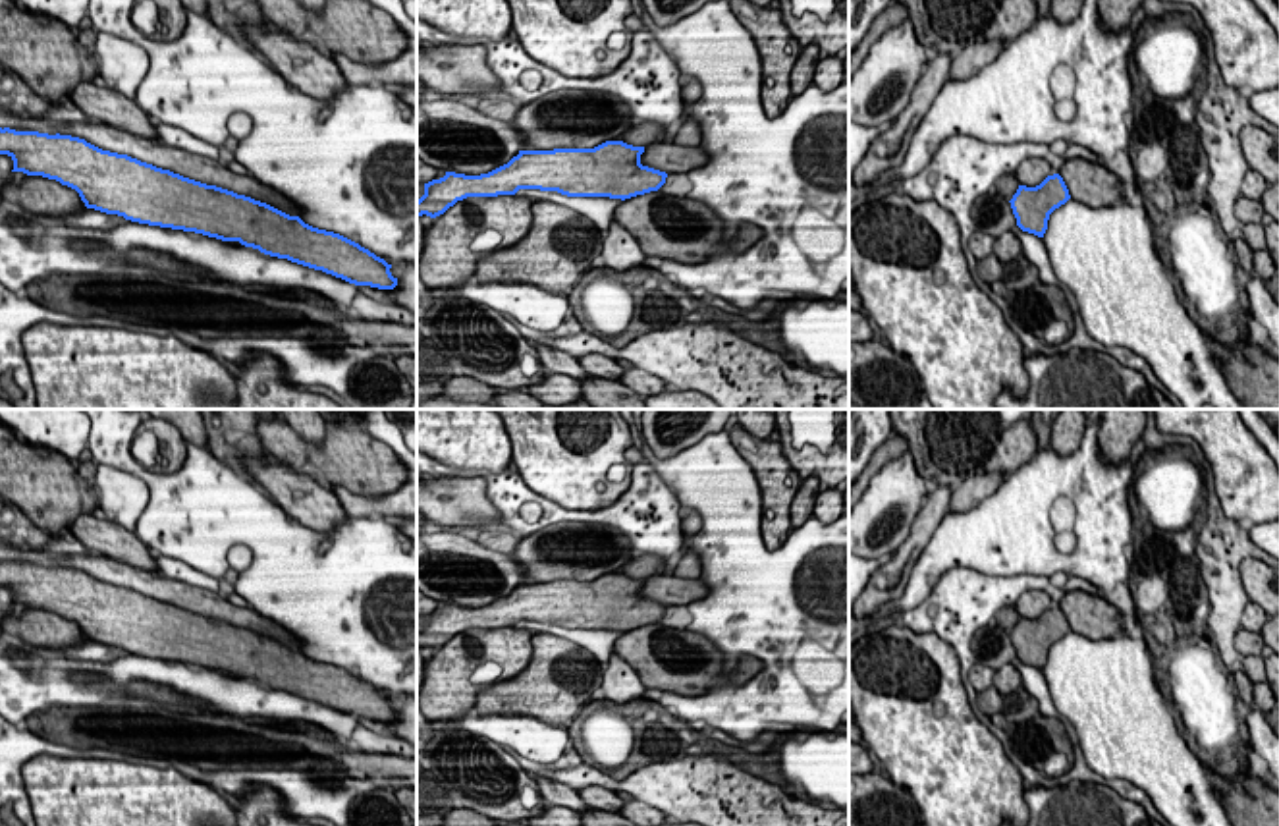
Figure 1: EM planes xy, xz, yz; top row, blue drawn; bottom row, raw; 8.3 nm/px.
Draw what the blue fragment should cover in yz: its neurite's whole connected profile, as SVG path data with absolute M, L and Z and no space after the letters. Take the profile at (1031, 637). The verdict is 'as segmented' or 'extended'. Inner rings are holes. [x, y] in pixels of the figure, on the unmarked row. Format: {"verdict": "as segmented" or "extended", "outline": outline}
{"verdict": "as segmented", "outline": "M1059 606L1048 608L1040 618L1019 618L1011 641L1022 664L1044 670L1049 647L1071 631Z"}

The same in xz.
{"verdict": "as segmented", "outline": "M606 573L594 581L519 583L488 606L446 604L444 610L424 616L417 648L436 650L467 629L515 627L519 621L625 633L666 616L666 604L640 596L642 585L644 579L623 573Z"}

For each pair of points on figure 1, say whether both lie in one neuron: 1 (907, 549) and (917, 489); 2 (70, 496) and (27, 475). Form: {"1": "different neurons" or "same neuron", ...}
{"1": "different neurons", "2": "same neuron"}

